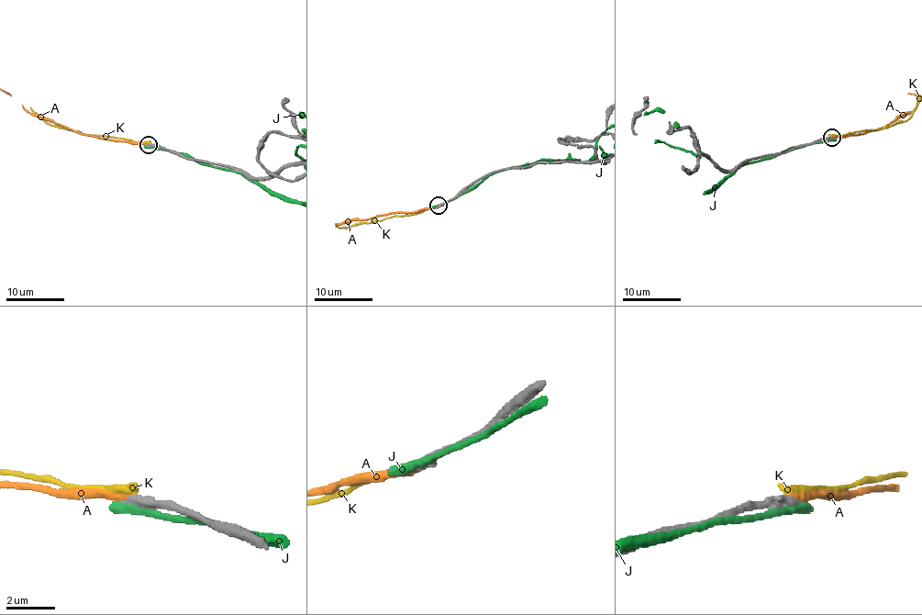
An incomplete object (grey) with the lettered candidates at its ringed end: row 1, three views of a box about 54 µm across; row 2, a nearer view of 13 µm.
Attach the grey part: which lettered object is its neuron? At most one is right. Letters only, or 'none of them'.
A

